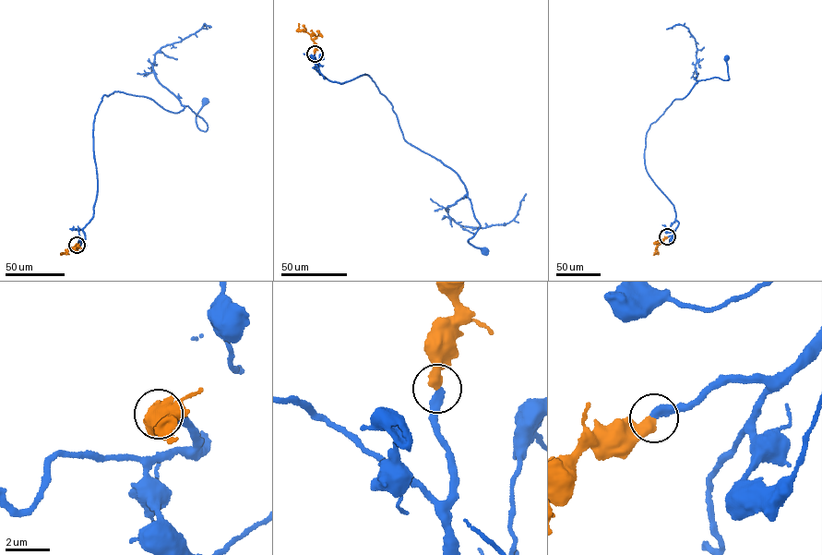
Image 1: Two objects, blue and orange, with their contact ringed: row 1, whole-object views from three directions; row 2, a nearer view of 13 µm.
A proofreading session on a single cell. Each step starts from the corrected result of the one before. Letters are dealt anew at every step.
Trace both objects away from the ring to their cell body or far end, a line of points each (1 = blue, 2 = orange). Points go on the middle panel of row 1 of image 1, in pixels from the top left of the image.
1: (315, 54), (324, 78), (368, 75), (404, 138), (457, 174), (480, 226), (468, 242), (484, 249)
2: (315, 54), (315, 42), (309, 34), (298, 29), (298, 23)

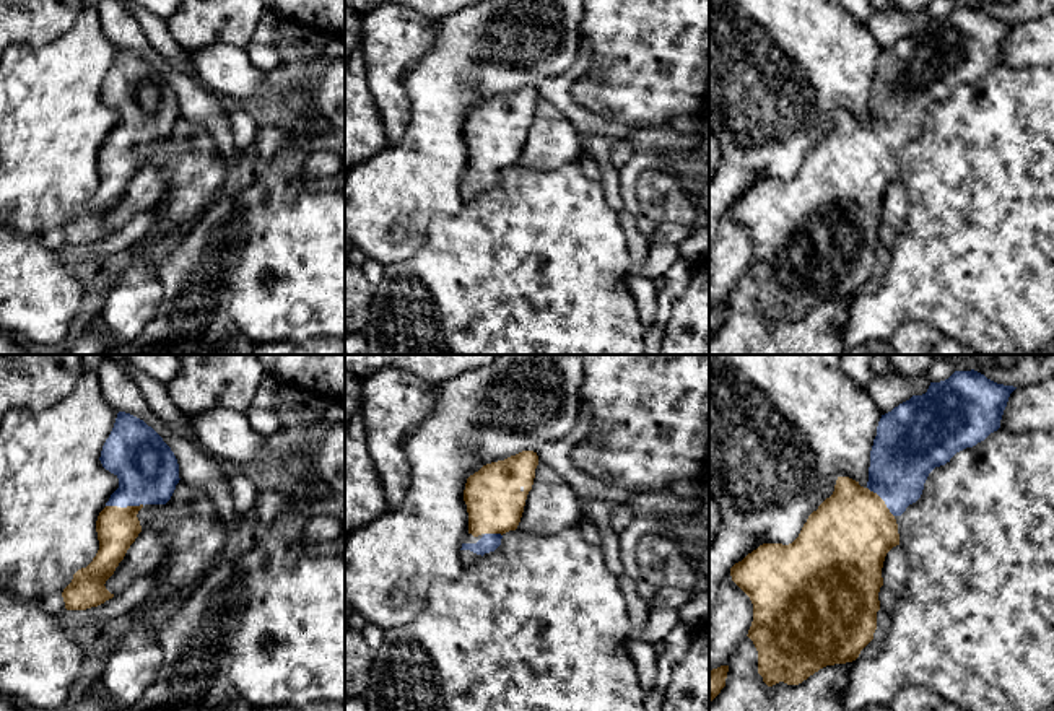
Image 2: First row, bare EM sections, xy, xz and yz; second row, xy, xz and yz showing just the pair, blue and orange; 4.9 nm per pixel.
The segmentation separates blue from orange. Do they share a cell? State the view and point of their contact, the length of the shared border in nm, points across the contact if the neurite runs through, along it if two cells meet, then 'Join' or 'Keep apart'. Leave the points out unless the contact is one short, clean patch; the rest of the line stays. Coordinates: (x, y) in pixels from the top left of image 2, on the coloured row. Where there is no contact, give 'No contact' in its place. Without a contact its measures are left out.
Touches blue at yz (884, 500). Shared border 200 nm. Path across: yz (903, 454), (884, 500), (849, 534). Join

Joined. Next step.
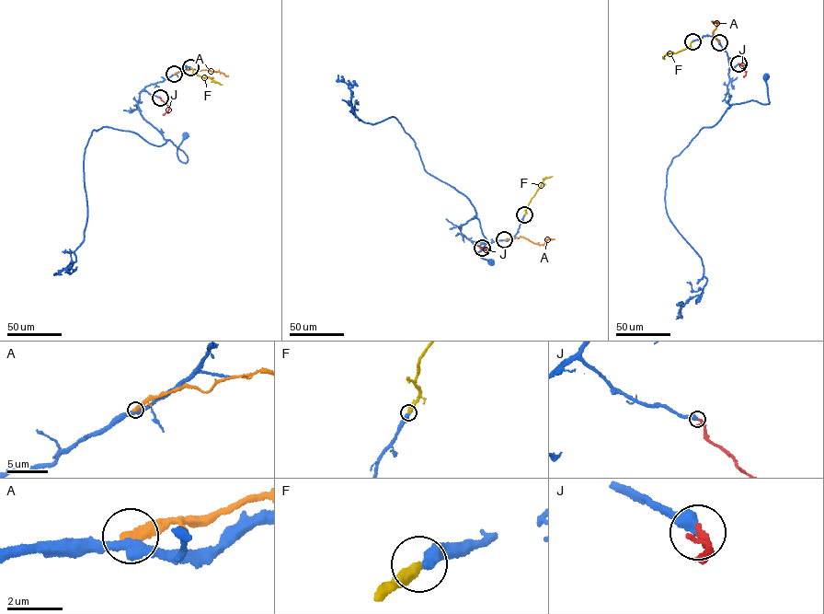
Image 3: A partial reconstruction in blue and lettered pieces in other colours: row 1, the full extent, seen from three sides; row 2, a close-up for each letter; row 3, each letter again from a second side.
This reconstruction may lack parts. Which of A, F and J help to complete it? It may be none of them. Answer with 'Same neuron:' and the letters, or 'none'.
Same neuron: F, J

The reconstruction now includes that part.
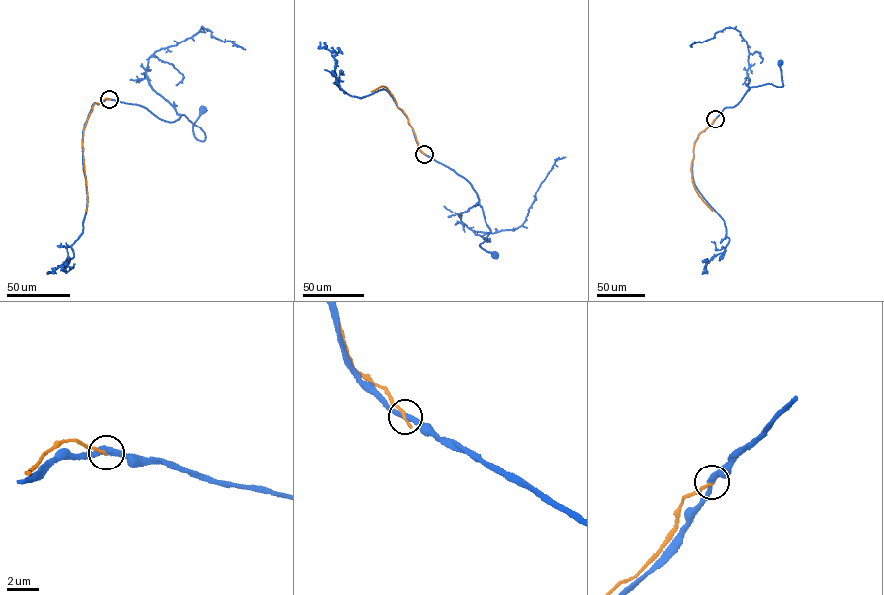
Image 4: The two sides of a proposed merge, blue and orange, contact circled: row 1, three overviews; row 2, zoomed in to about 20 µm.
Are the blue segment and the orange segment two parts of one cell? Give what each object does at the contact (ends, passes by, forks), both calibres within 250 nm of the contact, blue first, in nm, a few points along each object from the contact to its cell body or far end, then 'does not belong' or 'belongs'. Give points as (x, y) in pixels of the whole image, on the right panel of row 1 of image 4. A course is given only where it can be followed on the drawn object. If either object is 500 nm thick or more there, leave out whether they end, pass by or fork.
blue passes by; orange ends; calibres 360 and 220 nm; course blue (715, 119), (725, 107), (738, 104), (751, 87), (767, 83), (783, 86), (779, 63); course orange (715, 119), (699, 135), (690, 168), (695, 189), (712, 211); does not belong

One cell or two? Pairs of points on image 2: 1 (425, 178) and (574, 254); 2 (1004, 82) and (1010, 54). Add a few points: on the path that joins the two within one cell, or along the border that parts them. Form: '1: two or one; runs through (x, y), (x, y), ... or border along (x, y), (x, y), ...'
1: two; border along (464, 202), (454, 213), (438, 213), (431, 222)
2: two; border along (999, 64), (1036, 67)

